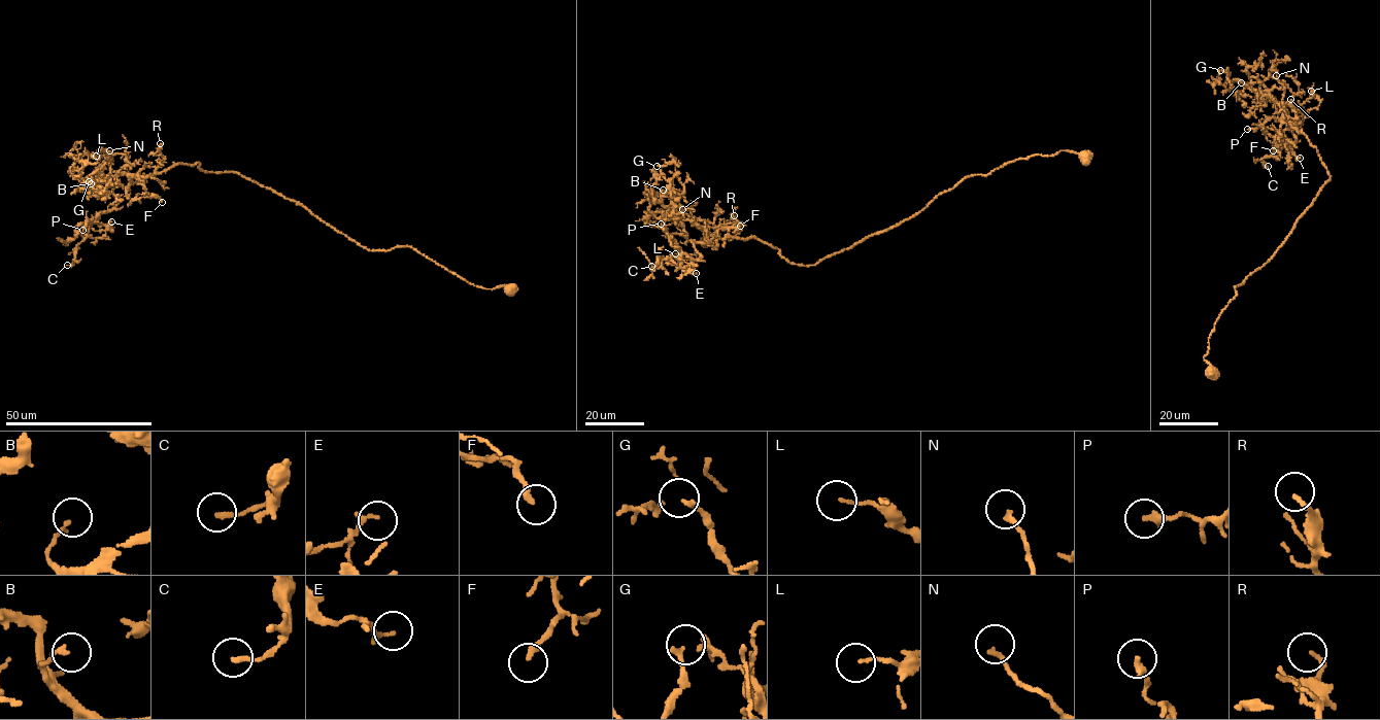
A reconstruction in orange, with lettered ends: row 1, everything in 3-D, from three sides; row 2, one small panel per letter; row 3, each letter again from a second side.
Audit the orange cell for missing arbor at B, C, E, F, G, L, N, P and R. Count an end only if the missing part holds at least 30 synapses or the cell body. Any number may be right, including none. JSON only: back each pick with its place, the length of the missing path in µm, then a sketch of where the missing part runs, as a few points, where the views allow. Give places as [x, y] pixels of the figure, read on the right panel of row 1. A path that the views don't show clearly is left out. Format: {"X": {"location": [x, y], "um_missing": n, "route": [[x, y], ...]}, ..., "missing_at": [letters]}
{"missing_at": []}

